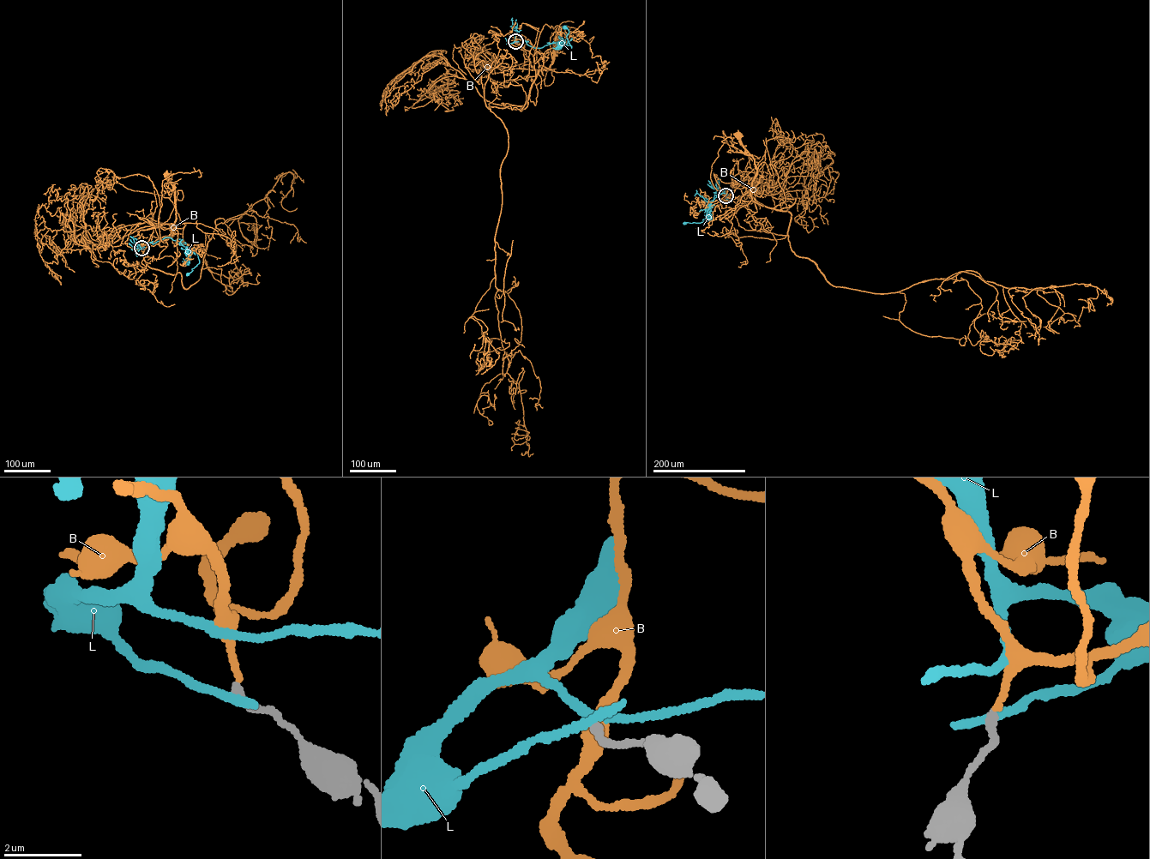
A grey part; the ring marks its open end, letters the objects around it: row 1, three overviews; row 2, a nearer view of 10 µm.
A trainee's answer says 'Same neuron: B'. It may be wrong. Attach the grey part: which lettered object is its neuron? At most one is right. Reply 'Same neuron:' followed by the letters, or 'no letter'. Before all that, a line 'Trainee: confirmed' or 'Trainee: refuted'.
Trainee: confirmed
Same neuron: B

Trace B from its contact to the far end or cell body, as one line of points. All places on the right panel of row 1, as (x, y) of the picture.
B: (725, 195), (755, 201), (749, 190), (756, 166), (738, 135)

